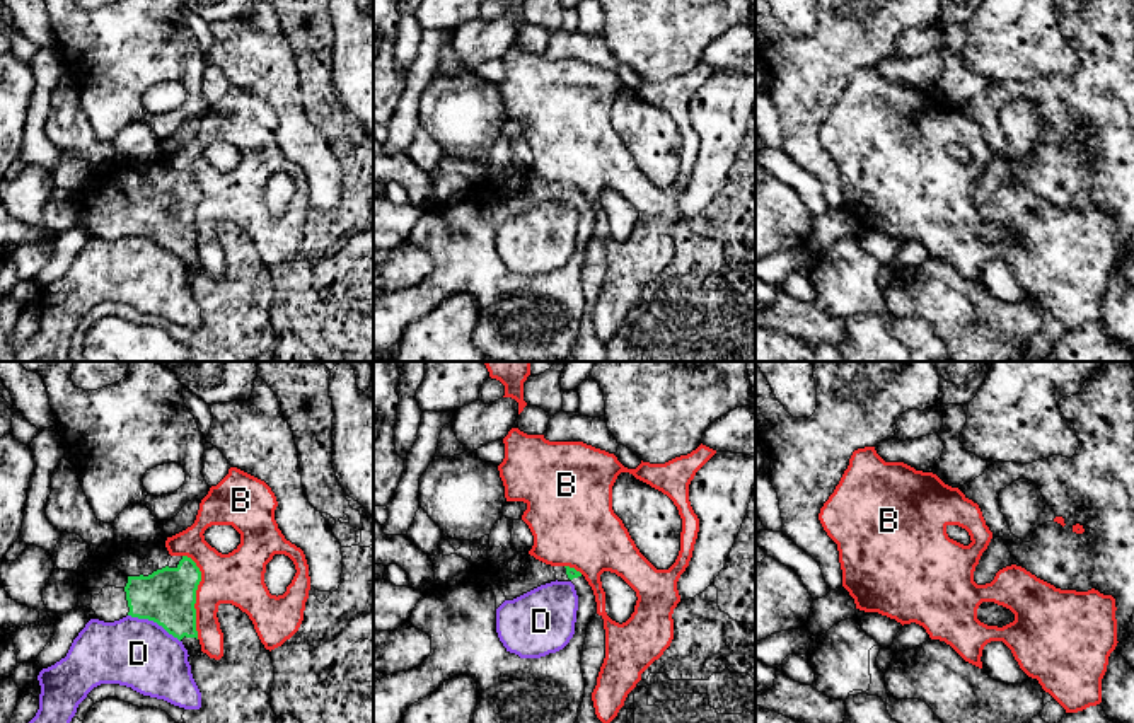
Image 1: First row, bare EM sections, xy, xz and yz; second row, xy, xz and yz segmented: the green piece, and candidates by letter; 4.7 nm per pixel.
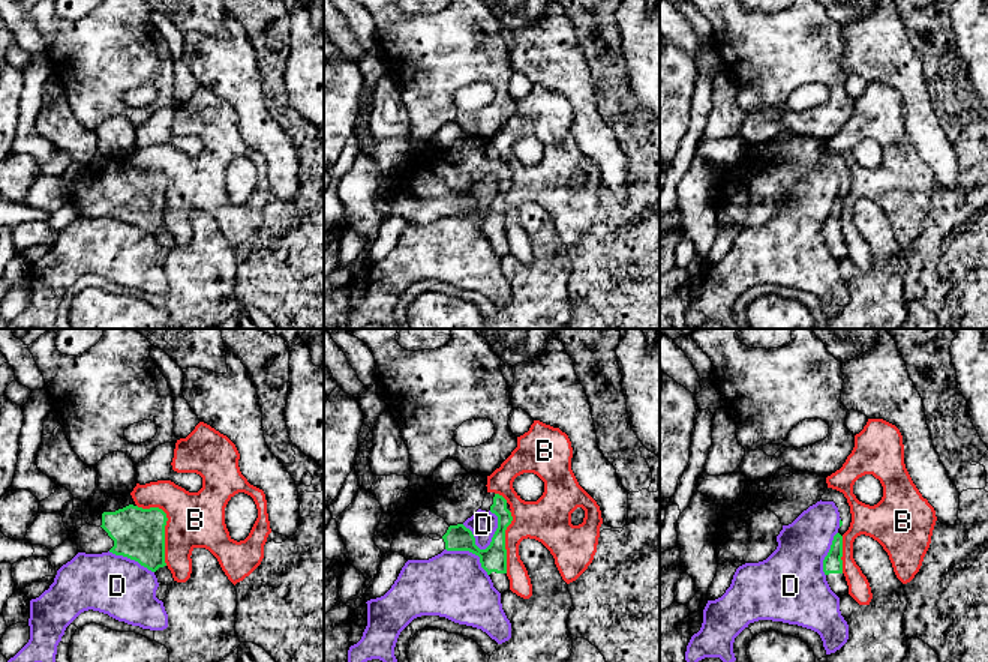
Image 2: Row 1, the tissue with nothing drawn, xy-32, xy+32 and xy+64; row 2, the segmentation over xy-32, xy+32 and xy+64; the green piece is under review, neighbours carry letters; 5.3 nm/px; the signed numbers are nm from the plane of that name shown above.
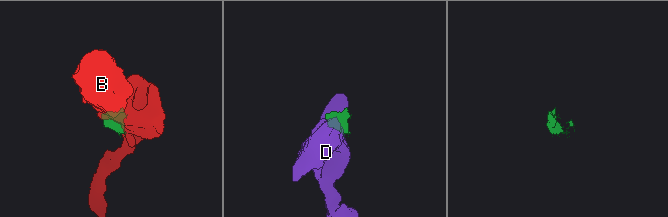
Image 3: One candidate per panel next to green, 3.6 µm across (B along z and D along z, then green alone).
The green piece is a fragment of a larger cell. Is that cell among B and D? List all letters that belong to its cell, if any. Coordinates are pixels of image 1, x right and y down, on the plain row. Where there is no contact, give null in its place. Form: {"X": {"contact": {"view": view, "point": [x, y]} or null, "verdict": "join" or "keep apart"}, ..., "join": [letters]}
{"B": {"contact": {"view": "xy", "point": [195, 214]}, "verdict": "keep apart"}, "D": {"contact": {"view": "xy", "point": [154, 239]}, "verdict": "keep apart"}, "join": []}

